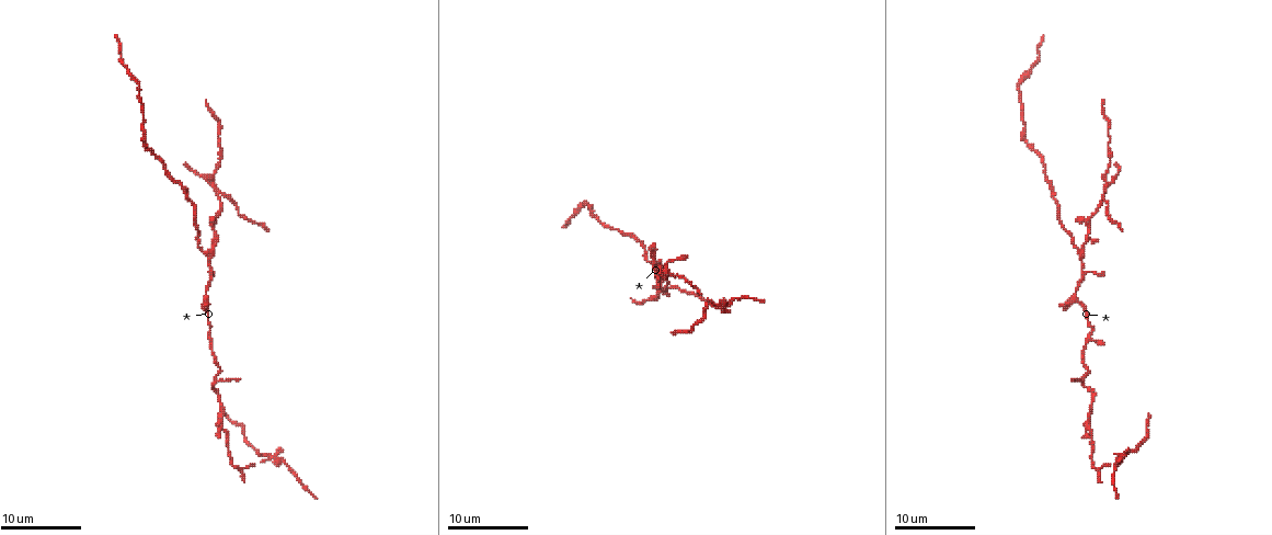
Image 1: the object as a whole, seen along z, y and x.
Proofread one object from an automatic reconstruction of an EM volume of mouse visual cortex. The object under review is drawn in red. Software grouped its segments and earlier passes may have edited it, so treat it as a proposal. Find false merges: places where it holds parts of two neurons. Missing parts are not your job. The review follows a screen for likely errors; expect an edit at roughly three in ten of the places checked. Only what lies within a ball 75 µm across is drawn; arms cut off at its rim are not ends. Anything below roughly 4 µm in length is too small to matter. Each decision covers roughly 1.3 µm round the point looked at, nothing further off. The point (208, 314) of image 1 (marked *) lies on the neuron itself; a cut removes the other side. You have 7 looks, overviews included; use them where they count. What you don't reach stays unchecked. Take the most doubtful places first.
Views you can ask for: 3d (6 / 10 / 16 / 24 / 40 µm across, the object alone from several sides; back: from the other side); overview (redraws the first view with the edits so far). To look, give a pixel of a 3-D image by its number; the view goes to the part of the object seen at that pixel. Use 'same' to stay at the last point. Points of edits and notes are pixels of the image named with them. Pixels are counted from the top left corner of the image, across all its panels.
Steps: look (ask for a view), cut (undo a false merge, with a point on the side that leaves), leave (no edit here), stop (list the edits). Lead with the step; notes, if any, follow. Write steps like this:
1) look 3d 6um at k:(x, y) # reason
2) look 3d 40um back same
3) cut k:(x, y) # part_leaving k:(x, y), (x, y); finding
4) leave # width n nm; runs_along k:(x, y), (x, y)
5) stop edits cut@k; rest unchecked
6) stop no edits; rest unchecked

look 3d 10um at 1:(268, 456) # looks like a crossing

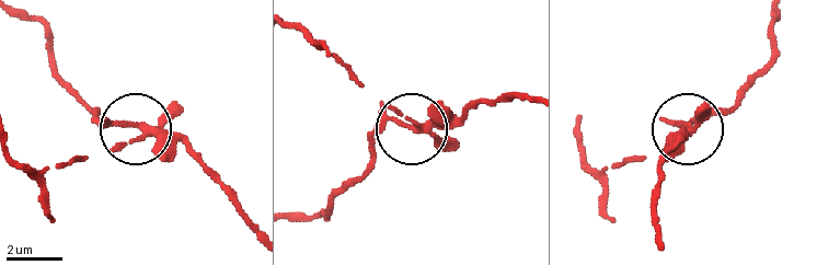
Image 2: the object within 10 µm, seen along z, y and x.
look 3d 10um back at 2:(413, 129)

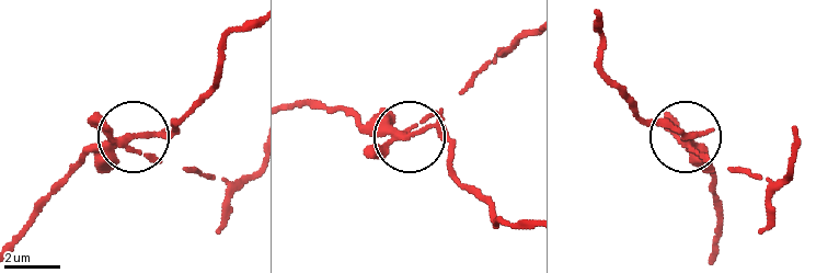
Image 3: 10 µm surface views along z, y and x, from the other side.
cut 3:(161, 133) # a second neuron is stuck on

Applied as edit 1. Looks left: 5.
look 3d 10um at 1:(209, 249) # three arms meet

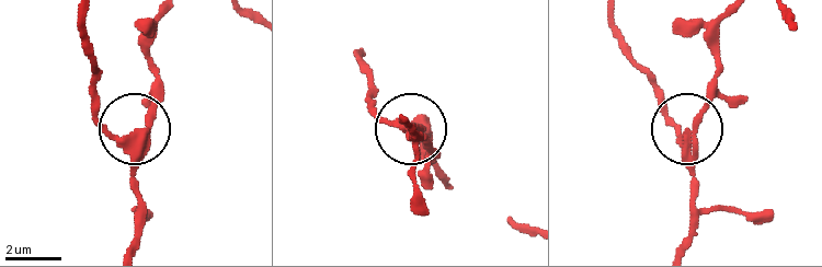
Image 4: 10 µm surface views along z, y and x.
look 3d 6um at 4:(687, 137) # zoom in

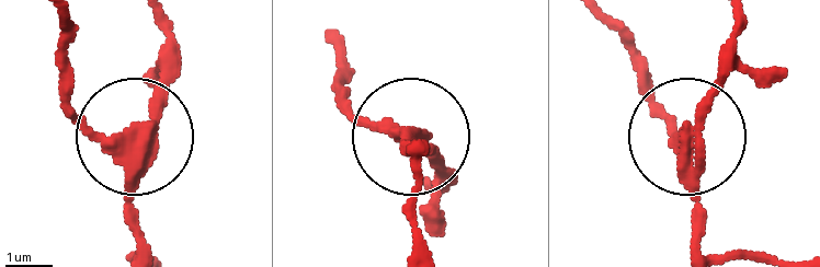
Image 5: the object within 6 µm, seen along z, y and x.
cut 5:(78, 122) # side_arm 23 um; part_leaving 5:(131, 160), (68, 102), (64, 19); a second neuron is stuck on

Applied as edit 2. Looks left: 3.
look 3d 16um at 1:(1090, 415) # sudden change in width

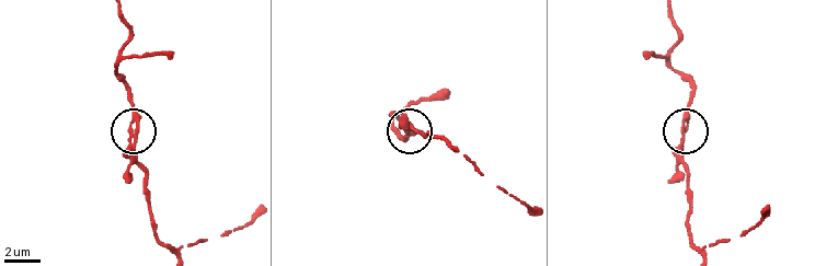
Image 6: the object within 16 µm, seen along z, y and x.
leave # runs_along 6:(117, 13), (130, 35), (117, 62), (136, 119), (126, 180); continuous, no second neuron

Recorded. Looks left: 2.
stop edits cut@3, cut@5; rest unchecked

